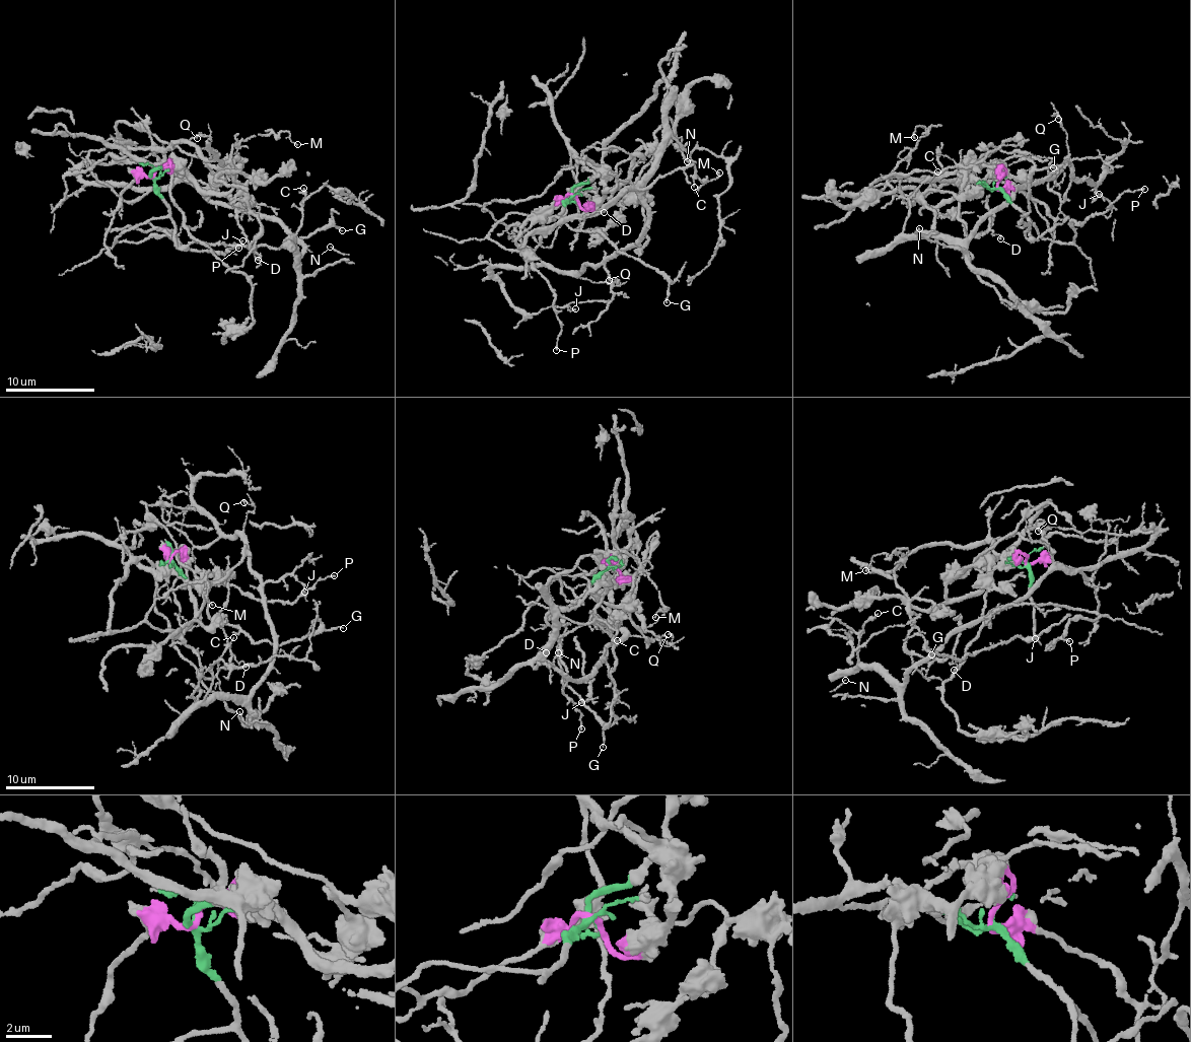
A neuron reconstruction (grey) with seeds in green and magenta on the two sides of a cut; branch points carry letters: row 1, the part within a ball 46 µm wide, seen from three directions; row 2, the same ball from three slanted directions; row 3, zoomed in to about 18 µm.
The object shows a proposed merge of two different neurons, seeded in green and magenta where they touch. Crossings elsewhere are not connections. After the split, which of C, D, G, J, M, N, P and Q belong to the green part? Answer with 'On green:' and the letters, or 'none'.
On green: D, G, J, M, P

